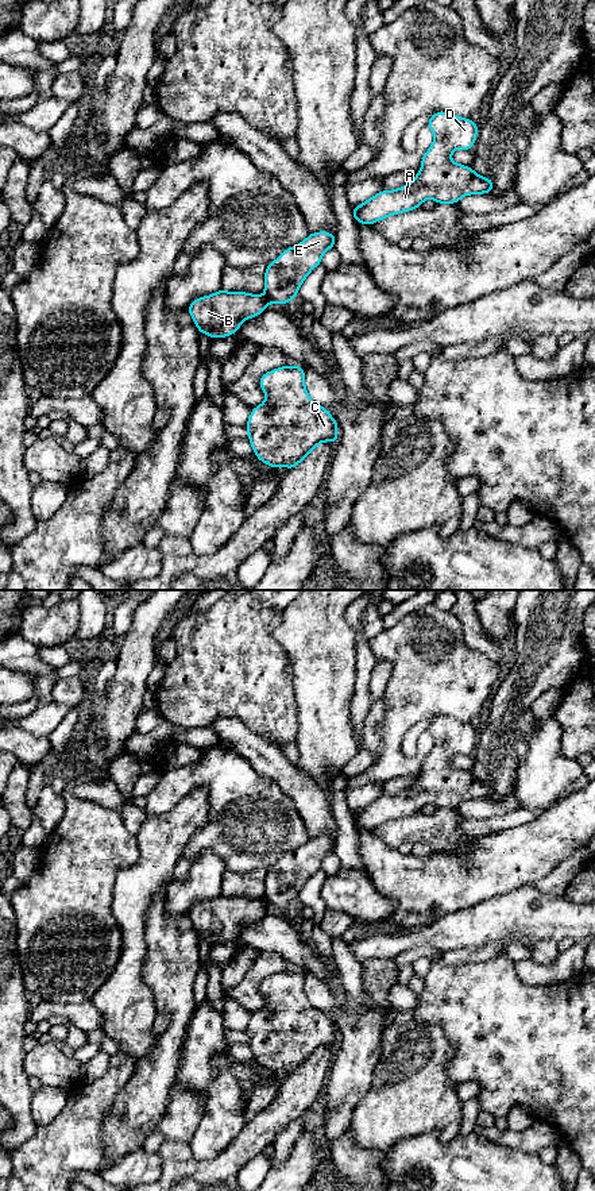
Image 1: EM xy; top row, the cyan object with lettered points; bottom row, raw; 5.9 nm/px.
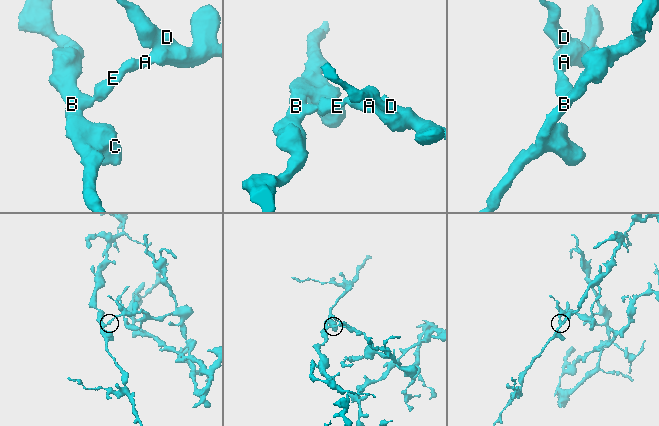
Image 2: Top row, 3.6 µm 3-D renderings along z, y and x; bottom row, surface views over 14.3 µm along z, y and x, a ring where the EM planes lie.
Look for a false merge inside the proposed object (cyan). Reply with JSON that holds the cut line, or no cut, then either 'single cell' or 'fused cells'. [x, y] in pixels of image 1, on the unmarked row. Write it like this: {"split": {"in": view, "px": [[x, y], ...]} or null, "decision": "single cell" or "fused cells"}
{"split": {"in": "xy", "px": [[265, 900], [269, 908]]}, "decision": "fused cells"}

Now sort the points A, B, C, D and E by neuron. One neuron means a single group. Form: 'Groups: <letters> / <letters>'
Groups: A D E / B C

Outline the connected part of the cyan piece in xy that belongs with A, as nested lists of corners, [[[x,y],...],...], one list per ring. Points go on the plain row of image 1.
[[[436,717],[428,725],[434,745],[421,766],[414,785],[395,795],[382,795],[352,813],[355,826],[374,828],[421,812],[426,803],[437,809],[456,809],[468,799],[491,798],[491,783],[480,782],[471,772],[451,764],[453,755],[471,755],[478,729],[451,717]]]

